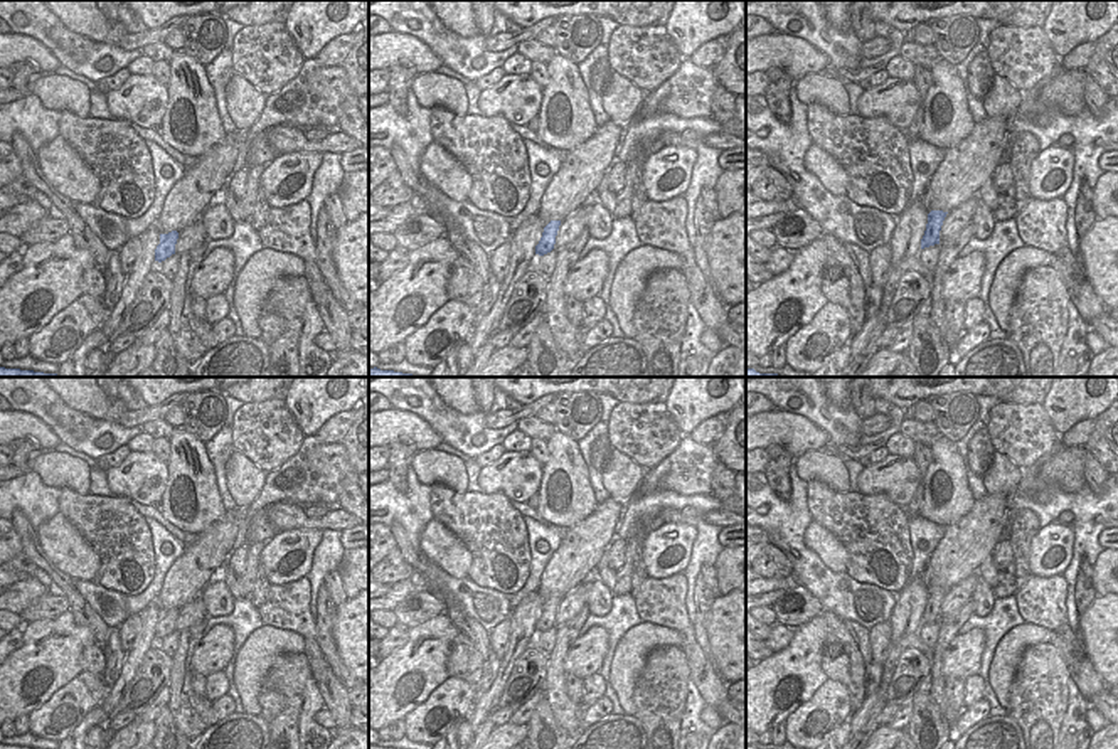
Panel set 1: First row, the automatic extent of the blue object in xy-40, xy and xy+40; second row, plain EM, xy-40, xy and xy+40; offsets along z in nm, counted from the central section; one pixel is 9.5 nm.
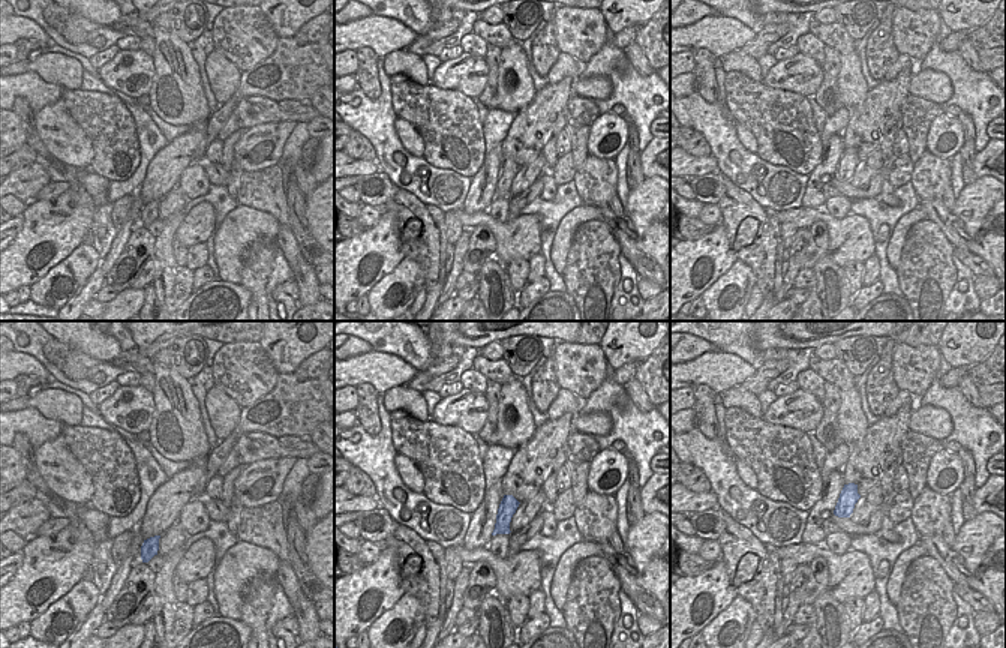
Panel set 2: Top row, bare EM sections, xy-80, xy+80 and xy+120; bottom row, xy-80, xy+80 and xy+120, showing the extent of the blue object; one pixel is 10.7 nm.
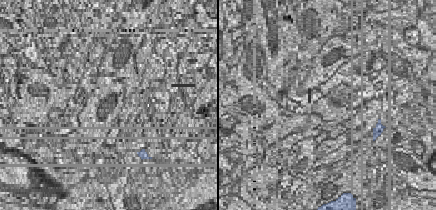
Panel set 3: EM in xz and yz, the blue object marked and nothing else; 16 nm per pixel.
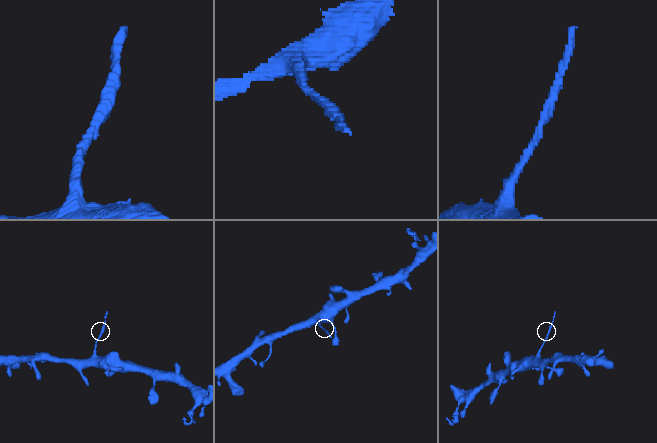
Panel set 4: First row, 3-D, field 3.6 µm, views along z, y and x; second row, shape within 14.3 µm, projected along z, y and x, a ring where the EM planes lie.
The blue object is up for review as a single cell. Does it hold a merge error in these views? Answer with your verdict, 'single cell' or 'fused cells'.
fused cells

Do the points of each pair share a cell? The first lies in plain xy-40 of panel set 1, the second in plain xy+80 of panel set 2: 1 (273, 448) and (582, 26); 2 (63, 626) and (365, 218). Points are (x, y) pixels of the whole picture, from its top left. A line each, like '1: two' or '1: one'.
1: one
2: two

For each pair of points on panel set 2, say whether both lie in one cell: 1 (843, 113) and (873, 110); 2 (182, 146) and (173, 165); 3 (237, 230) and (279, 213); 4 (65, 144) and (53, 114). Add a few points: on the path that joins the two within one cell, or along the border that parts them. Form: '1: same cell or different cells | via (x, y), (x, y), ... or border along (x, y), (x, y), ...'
1: different cells | border along (850, 110), (850, 117), (841, 132)
2: same cell | via (180, 150), (173, 161)
3: different cells | border along (240, 203), (269, 212), (279, 224)
4: same cell | via (62, 137), (60, 128), (54, 122)

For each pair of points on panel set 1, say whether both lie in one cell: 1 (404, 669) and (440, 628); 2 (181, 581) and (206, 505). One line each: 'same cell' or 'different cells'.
1: same cell
2: different cells

